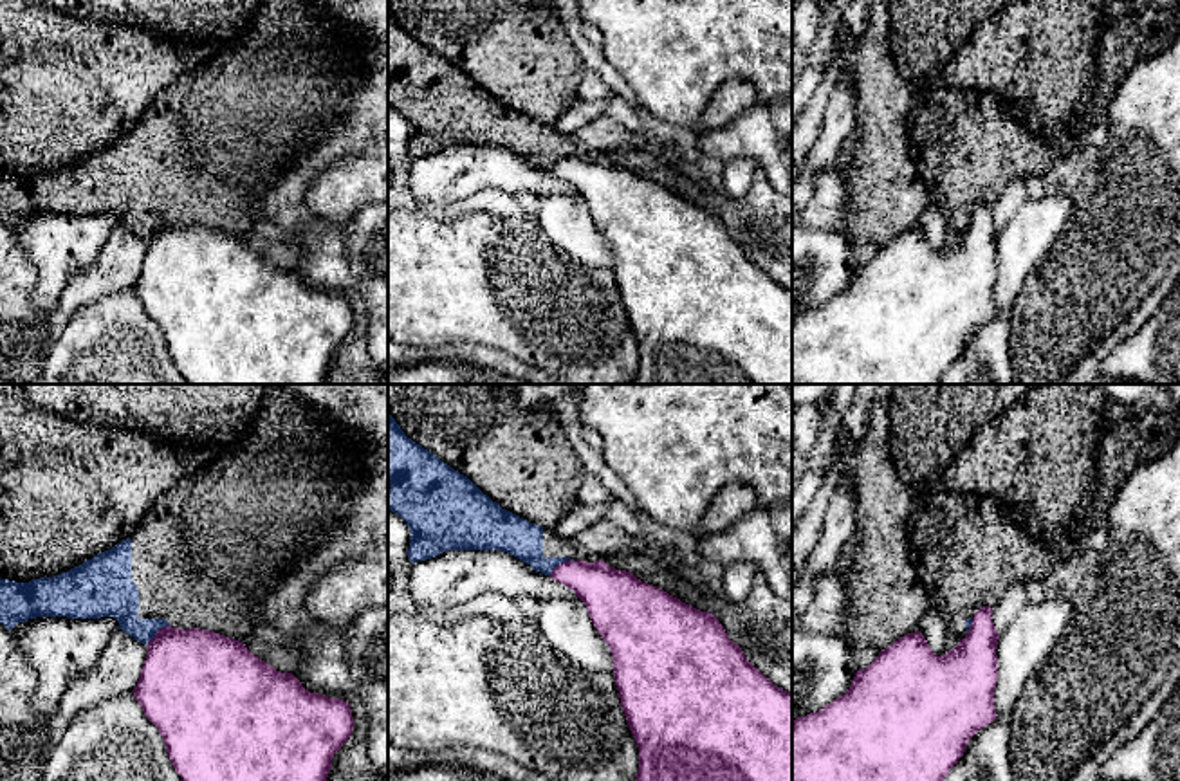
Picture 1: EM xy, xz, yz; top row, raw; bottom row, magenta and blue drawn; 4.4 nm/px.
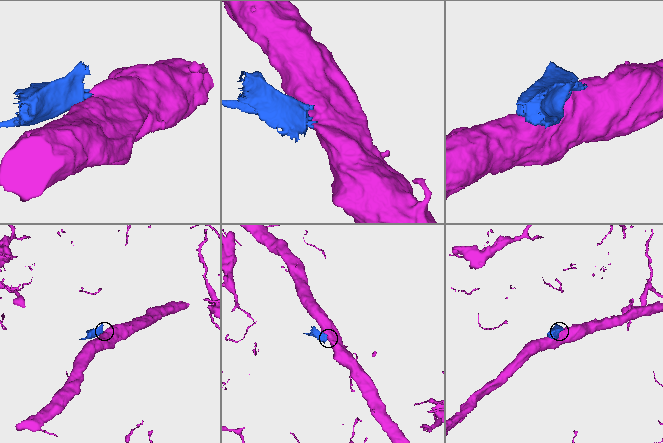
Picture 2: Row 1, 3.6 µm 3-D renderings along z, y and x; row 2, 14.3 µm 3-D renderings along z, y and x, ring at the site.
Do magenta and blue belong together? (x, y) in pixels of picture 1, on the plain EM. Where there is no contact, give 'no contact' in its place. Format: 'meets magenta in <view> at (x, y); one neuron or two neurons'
meets magenta in xy at (156, 229); two neurons

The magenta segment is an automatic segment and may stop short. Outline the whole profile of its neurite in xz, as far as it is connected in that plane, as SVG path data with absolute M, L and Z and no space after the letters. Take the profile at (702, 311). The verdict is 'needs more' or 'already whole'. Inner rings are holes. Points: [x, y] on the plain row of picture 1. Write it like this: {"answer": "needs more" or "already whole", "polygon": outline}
{"answer": "already whole", "polygon": "M565 157L550 173L576 188L610 243L639 343L631 384L792 384L792 290L747 256L713 209L604 157Z"}

